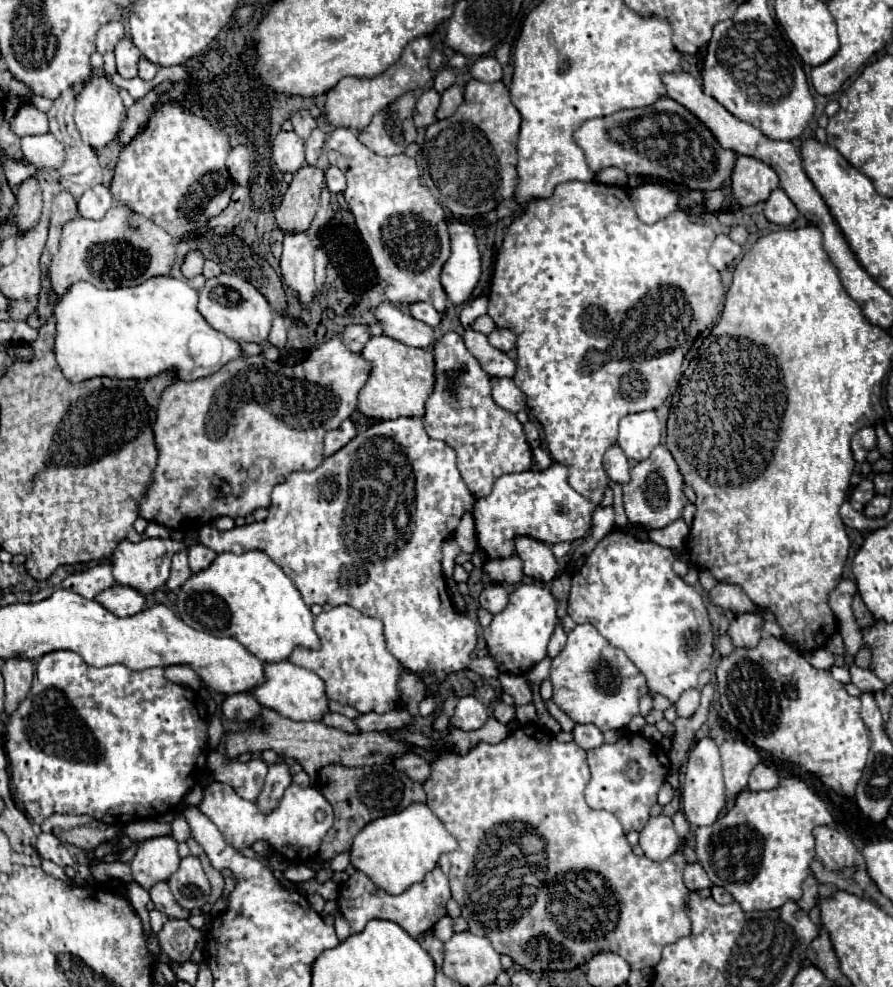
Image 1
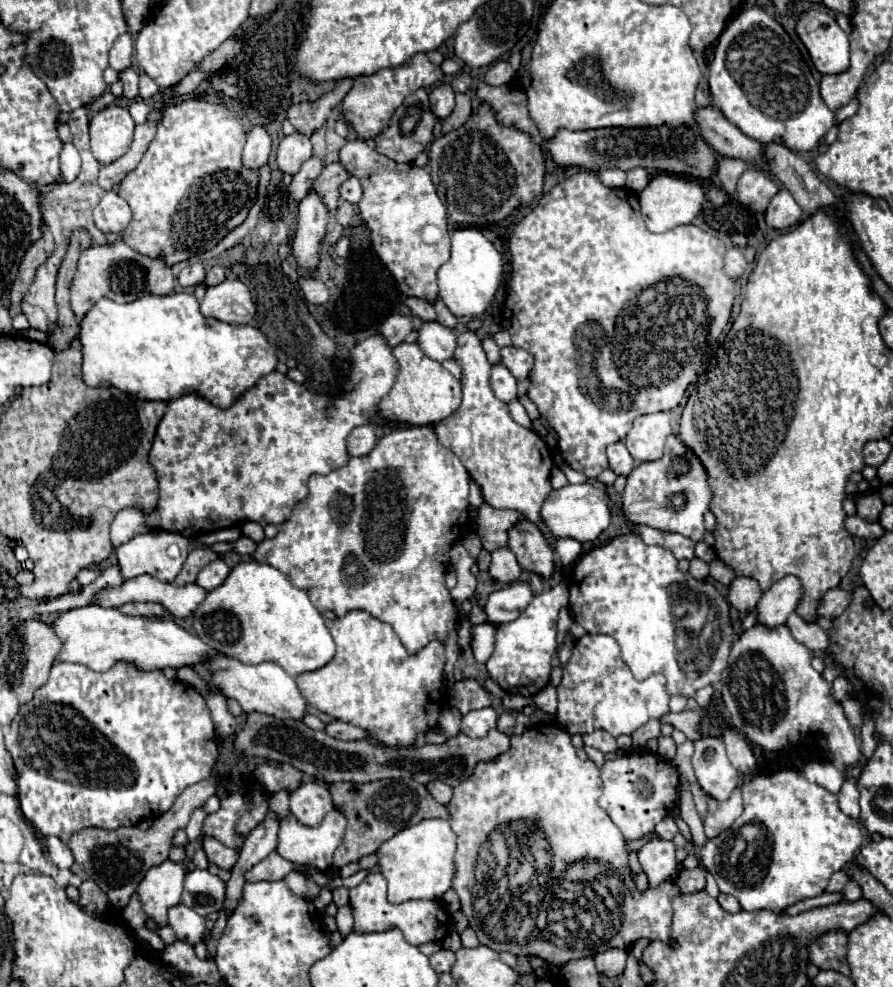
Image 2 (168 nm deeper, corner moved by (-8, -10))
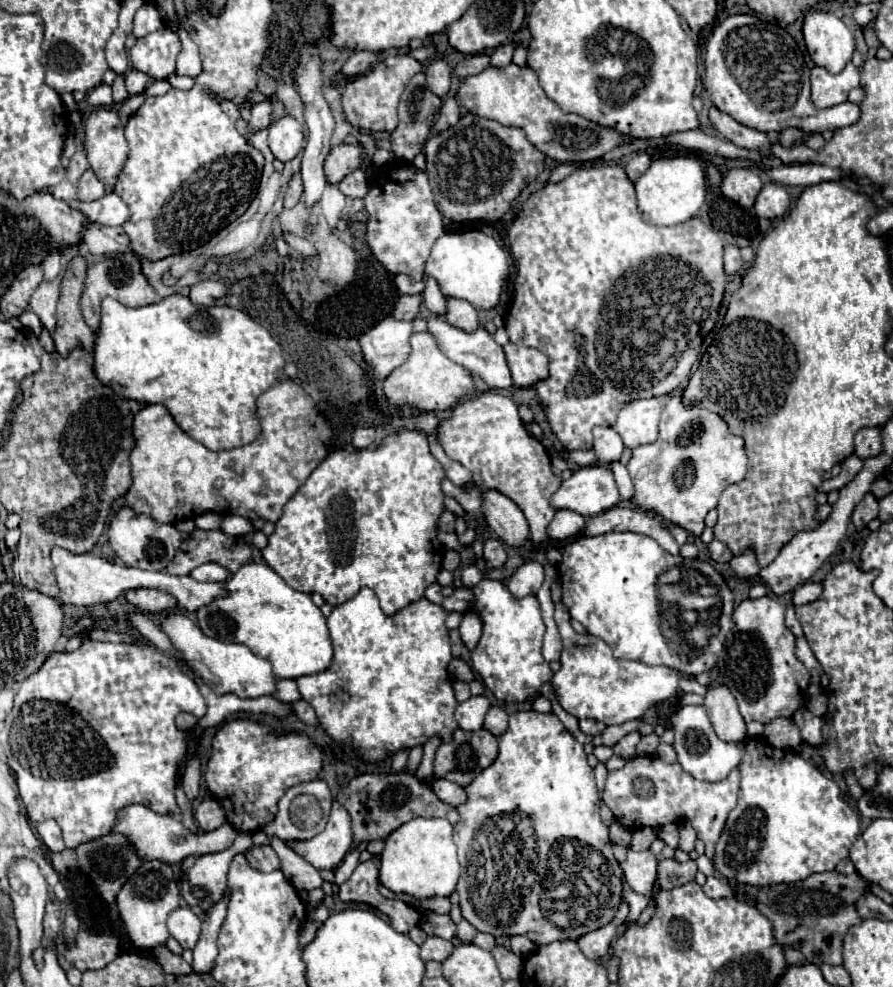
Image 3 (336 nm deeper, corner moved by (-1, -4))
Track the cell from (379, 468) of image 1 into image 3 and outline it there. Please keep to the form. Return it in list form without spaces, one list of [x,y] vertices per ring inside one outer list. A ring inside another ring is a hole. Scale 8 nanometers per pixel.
[[[399,428],[387,434],[377,448],[357,452],[335,450],[287,502],[275,532],[269,536],[269,544],[261,550],[263,560],[291,588],[305,594],[317,592],[331,606],[351,600],[367,586],[377,594],[381,610],[393,616],[423,598],[425,590],[437,582],[445,552],[437,538],[437,520],[445,512],[445,492],[441,488],[445,478],[443,466],[431,454],[427,432],[419,428]]]

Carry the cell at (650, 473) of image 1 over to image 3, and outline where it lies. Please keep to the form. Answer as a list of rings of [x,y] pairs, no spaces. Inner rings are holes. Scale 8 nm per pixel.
[[[671,398],[661,414],[659,424],[659,440],[647,446],[637,446],[633,450],[633,456],[627,464],[629,476],[635,486],[635,494],[631,496],[631,502],[647,512],[653,512],[661,518],[665,518],[671,524],[677,524],[689,534],[701,536],[705,524],[705,516],[711,508],[717,506],[717,500],[721,492],[733,484],[739,482],[747,472],[747,454],[743,448],[743,440],[737,436],[731,436],[727,430],[727,424],[713,412],[701,410],[701,408],[687,408],[681,398]]]

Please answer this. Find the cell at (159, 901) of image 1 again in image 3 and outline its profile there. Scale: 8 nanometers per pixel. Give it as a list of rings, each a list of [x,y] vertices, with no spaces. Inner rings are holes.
[[[181,906],[179,910],[173,910],[167,918],[167,928],[173,938],[183,948],[195,948],[199,936],[201,936],[201,920],[191,912],[189,906]]]

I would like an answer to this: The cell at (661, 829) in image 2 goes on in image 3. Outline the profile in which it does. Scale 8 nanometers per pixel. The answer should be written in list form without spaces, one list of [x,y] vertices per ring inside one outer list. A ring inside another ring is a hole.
[[[645,826],[633,832],[633,842],[631,842],[631,850],[645,850],[651,846],[651,842],[657,838],[657,828]]]

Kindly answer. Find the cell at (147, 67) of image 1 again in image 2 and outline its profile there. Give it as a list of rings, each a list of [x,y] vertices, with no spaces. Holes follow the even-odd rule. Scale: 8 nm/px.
[[[140,72],[140,98],[150,100],[150,98],[154,98],[158,94],[158,90],[160,90],[158,84],[148,74]]]

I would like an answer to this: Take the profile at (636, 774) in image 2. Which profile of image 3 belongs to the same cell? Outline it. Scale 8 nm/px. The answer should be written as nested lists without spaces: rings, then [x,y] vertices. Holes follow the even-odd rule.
[[[657,756],[631,758],[623,768],[607,774],[603,802],[615,814],[617,822],[631,830],[637,830],[641,826],[659,828],[667,822],[689,820],[697,832],[697,838],[705,842],[705,854],[713,858],[715,842],[719,840],[727,814],[737,804],[739,778],[739,770],[733,770],[721,782],[701,782],[687,774],[679,764],[665,764]]]

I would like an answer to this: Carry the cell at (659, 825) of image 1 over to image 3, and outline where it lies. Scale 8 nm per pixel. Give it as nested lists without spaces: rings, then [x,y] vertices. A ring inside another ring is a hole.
[[[627,850],[627,860],[621,864],[623,876],[637,894],[649,894],[657,880],[659,858],[651,850]]]

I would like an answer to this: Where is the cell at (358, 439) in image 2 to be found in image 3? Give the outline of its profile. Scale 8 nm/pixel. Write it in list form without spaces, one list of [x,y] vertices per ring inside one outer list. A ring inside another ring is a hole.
[[[355,428],[351,436],[351,444],[355,448],[369,448],[375,444],[375,430],[373,428]]]

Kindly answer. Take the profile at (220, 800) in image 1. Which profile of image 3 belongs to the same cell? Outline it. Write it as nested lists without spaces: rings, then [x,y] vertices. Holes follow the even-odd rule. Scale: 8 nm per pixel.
[[[333,802],[331,816],[327,820],[327,826],[323,832],[309,840],[289,840],[287,846],[297,852],[301,858],[305,858],[309,864],[313,864],[317,870],[327,868],[333,870],[339,866],[343,856],[351,850],[353,834],[351,834],[351,822],[349,814],[339,802]]]

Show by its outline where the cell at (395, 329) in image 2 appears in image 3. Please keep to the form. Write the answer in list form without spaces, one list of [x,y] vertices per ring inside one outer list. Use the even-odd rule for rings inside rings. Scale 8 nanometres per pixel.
[[[401,296],[401,300],[397,302],[395,310],[391,312],[391,316],[409,322],[409,320],[413,320],[417,316],[421,302],[423,302],[421,296]]]

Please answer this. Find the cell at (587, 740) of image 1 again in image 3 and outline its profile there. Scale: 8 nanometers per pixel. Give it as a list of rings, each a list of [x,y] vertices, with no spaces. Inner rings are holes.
[[[581,720],[579,726],[581,726],[581,732],[587,734],[587,736],[597,736],[605,730],[605,724],[597,722],[597,720]]]

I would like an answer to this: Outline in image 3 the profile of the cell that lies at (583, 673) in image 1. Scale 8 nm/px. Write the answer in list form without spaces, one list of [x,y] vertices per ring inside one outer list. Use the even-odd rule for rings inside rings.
[[[555,604],[555,622],[565,646],[561,652],[561,670],[553,674],[555,698],[565,712],[577,720],[595,718],[607,726],[641,718],[647,710],[677,694],[679,674],[667,666],[647,666],[643,662],[613,658],[611,648],[593,634],[577,634],[569,620],[563,620],[563,604]]]

